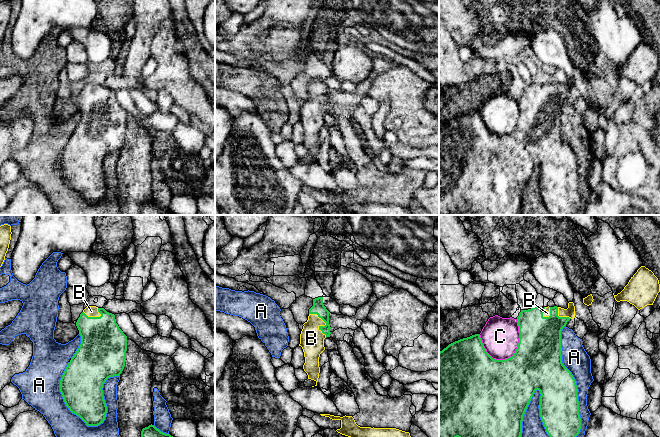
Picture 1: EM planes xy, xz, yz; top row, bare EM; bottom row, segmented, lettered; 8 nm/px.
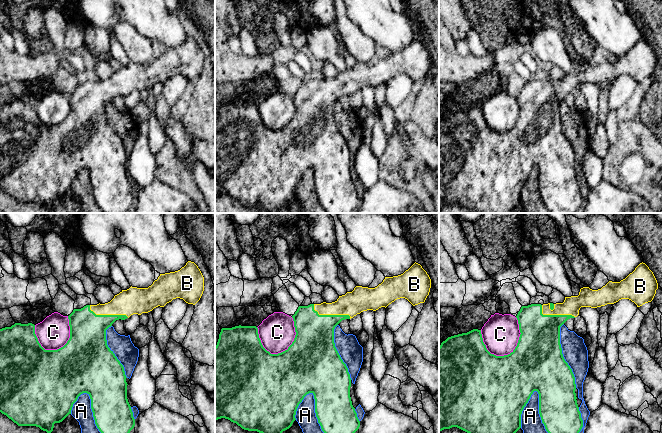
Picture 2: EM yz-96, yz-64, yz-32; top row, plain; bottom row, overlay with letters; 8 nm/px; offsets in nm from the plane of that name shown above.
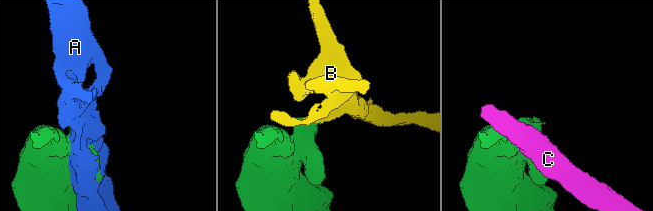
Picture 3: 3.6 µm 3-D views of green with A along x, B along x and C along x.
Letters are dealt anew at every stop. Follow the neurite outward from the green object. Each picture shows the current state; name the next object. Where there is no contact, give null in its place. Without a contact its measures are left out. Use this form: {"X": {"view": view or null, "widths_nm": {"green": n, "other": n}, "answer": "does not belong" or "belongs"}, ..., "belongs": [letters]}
{"A": {"view": "xy", "widths_nm": {"green": 340, "other": 320}, "answer": "does not belong"}, "B": {"view": "xz", "widths_nm": {"green": 100, "other": 190}, "answer": "belongs"}, "C": {"view": "yz", "widths_nm": {"green": 400, "other": 300}, "answer": "does not belong"}, "belongs": ["B"]}

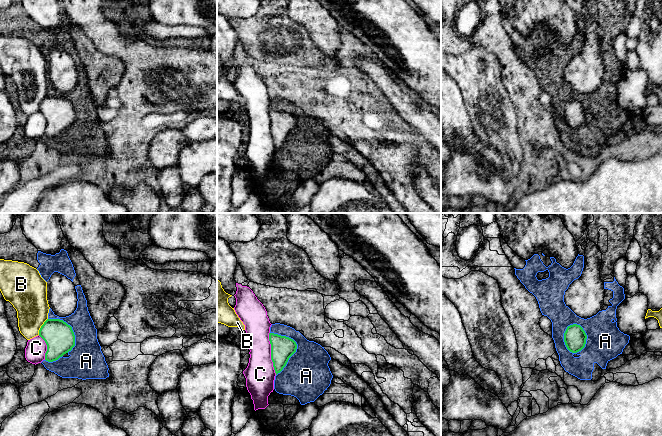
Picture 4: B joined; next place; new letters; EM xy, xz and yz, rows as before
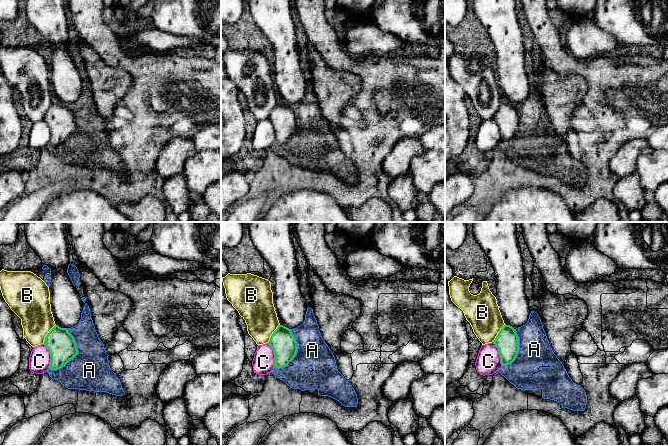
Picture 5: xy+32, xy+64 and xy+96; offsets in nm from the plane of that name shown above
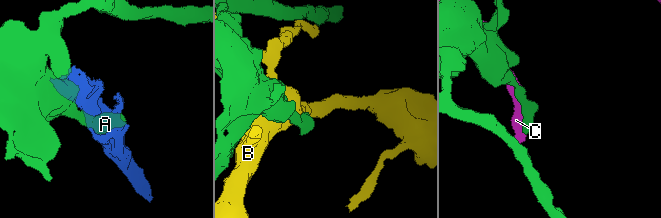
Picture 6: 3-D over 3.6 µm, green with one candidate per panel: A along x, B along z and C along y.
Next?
{"A": {"view": "yz", "widths_nm": {"green": 180, "other": 190}, "answer": "does not belong"}, "B": {"view": "xy", "widths_nm": {"green": 240, "other": 280}, "answer": "does not belong"}, "C": {"view": "xz", "widths_nm": {"green": 190, "other": 240}, "answer": "does not belong"}, "belongs": []}

